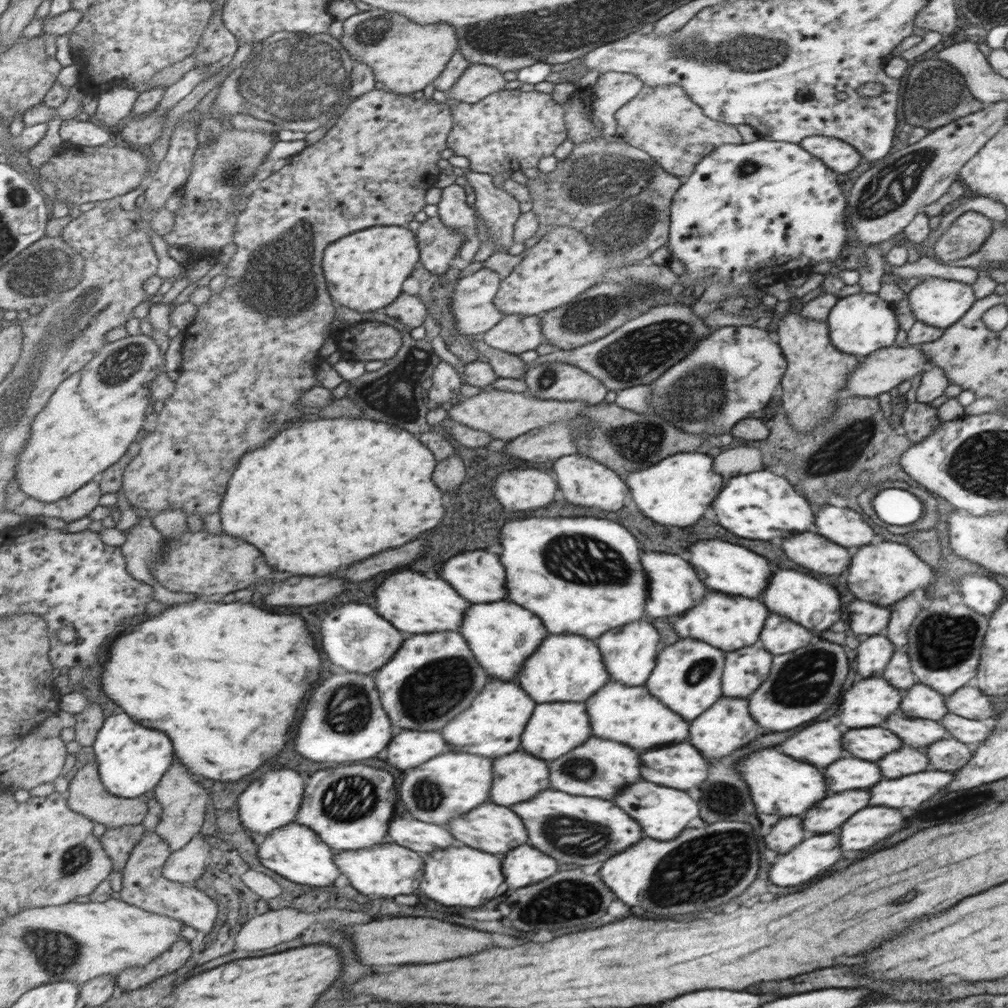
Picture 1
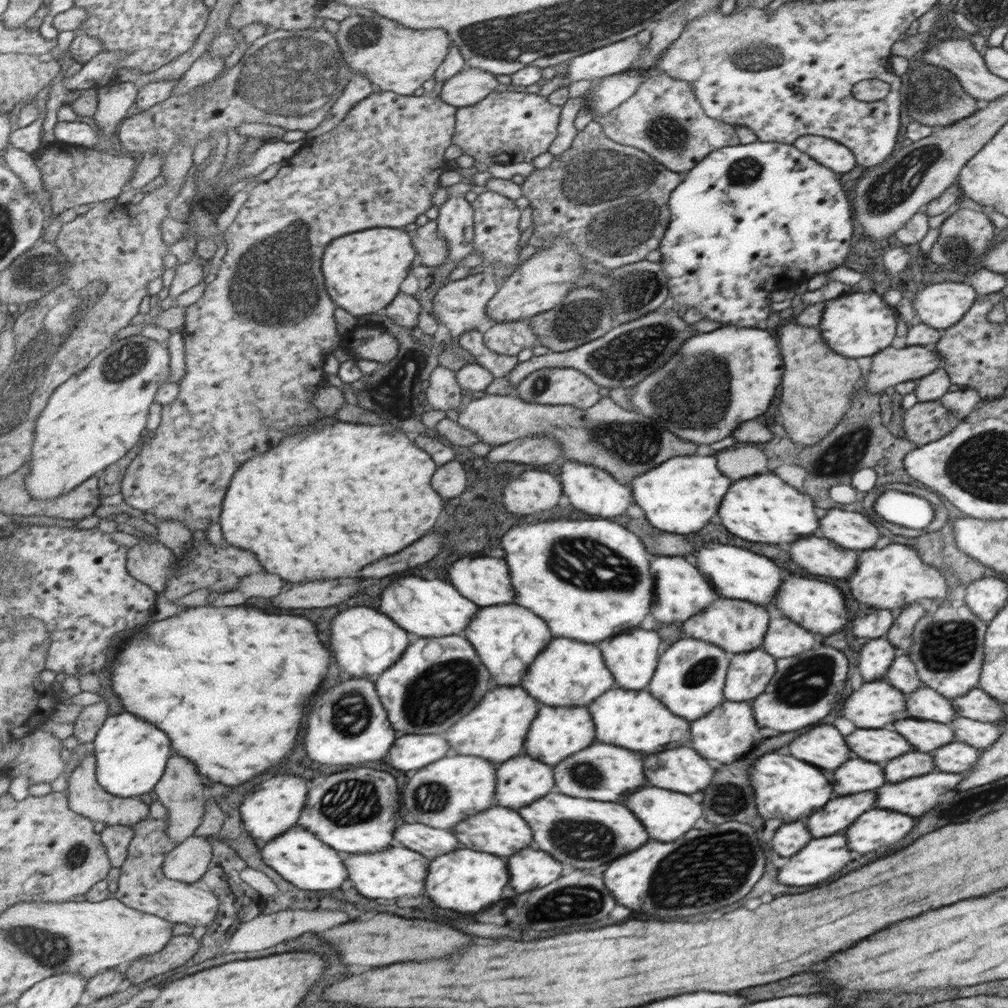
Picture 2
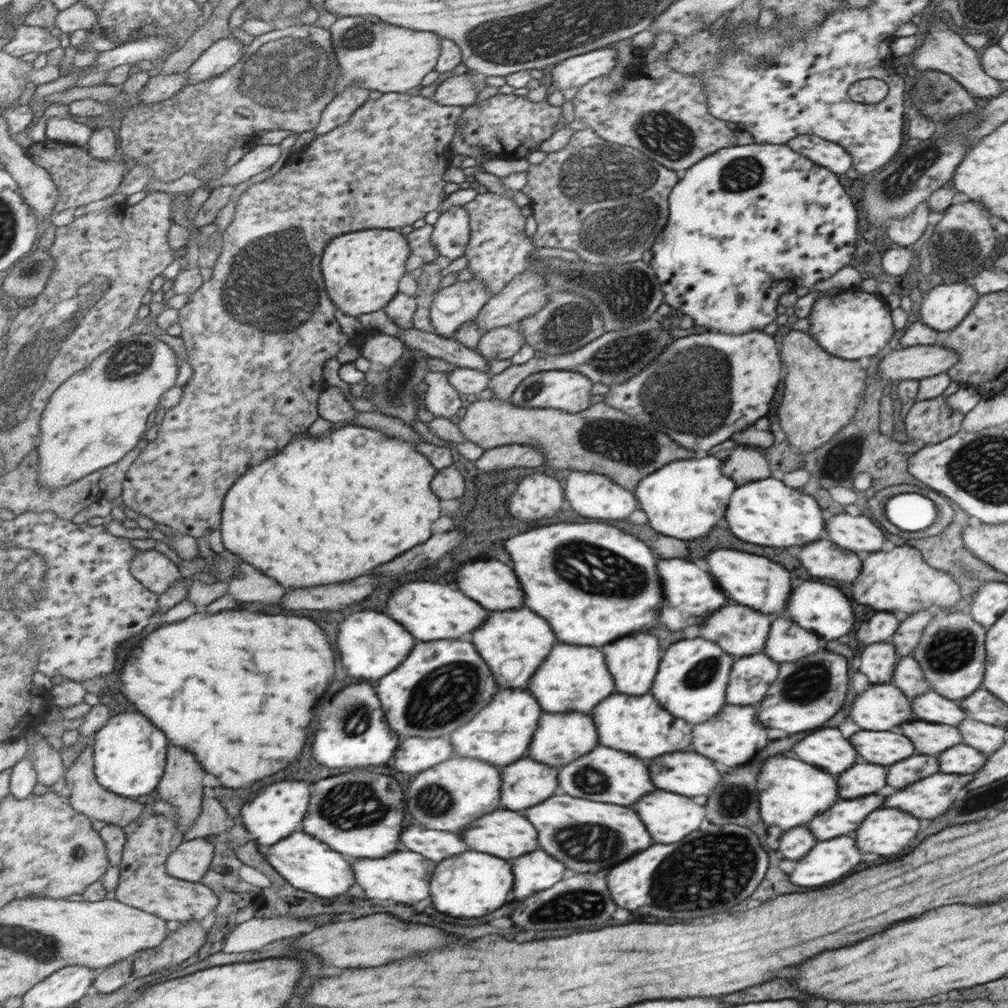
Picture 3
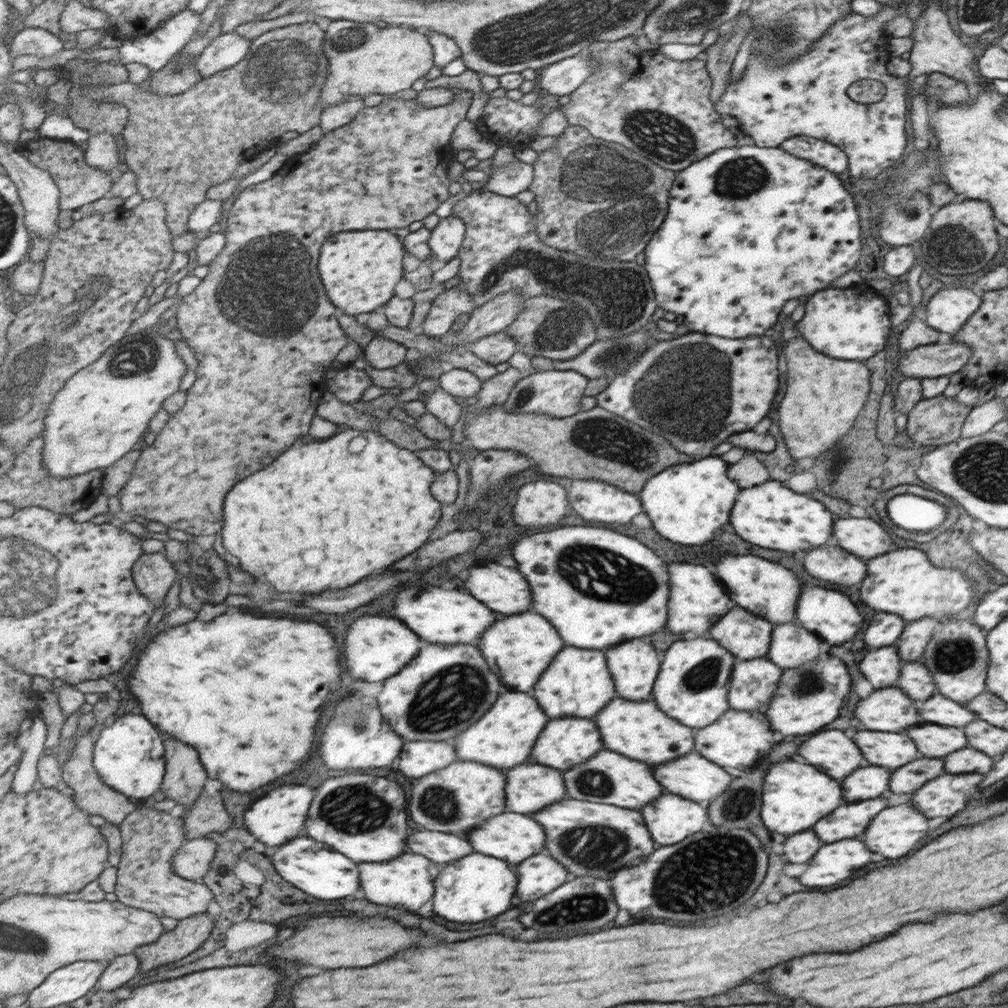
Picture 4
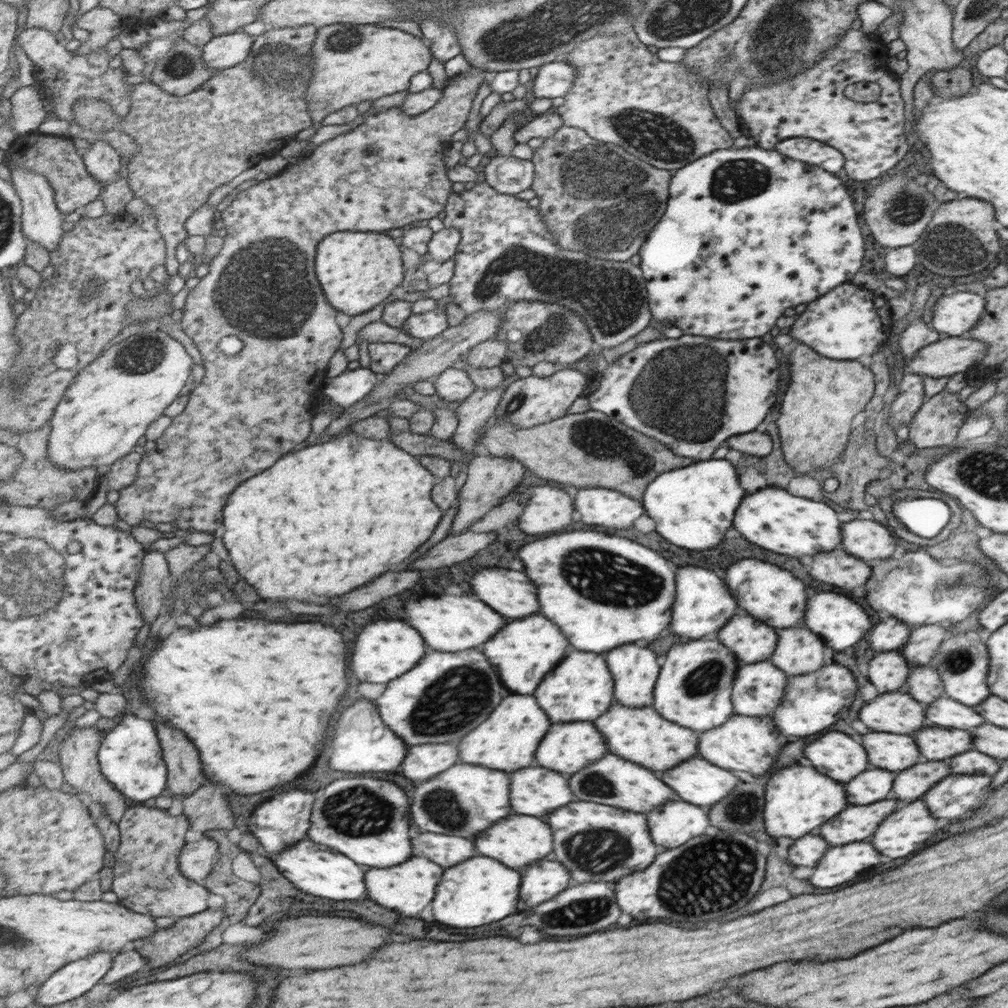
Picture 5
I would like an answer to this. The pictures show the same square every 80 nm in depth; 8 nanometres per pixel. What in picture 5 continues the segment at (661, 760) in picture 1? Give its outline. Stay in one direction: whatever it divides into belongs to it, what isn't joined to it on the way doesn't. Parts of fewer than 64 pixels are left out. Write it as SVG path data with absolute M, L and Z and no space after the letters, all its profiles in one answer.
M691 758L679 764L679 768L671 768L671 772L663 772L661 776L667 780L669 788L675 788L675 794L681 800L707 808L725 798L737 784L737 776L733 776L731 771L701 758Z

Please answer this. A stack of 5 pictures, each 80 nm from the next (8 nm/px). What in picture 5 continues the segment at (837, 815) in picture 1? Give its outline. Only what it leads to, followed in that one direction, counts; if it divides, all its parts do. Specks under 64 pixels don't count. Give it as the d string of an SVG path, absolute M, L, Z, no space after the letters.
M881 800L869 806L849 806L839 814L839 820L832 818L824 822L815 833L823 836L831 846L843 846L869 838L875 828L895 810L893 800Z

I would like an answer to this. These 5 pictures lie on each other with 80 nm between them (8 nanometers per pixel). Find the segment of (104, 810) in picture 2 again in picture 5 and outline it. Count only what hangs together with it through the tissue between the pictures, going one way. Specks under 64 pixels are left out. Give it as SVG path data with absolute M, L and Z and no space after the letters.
M74 727L60 743L58 760L62 764L66 782L73 786L74 791L83 795L87 801L98 802L109 812L109 816L120 823L127 808L127 800L117 787L106 779L98 757L104 733L94 727Z

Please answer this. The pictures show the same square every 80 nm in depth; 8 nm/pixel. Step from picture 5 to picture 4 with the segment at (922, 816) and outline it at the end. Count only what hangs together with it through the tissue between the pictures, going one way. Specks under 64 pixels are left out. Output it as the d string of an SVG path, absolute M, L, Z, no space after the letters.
M899 804L895 808L885 808L879 812L879 816L875 816L875 820L871 820L871 826L867 826L863 840L867 840L867 848L871 848L871 852L881 854L885 858L899 858L907 852L911 852L915 848L915 842L919 842L925 836L925 816L923 814L915 814L911 804Z

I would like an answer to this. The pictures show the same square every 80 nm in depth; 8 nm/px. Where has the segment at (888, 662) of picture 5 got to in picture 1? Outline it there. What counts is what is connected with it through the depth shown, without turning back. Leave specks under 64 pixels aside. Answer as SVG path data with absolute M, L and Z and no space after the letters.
M882 634L861 637L855 653L855 670L861 678L879 676L894 653L895 646Z

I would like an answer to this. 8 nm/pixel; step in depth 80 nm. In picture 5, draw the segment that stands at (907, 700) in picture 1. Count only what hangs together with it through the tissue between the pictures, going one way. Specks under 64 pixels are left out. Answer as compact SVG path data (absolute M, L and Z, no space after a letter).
M942 696L934 699L925 706L925 720L923 726L943 726L943 728L957 728L957 730L971 730L984 722L980 713L973 707Z

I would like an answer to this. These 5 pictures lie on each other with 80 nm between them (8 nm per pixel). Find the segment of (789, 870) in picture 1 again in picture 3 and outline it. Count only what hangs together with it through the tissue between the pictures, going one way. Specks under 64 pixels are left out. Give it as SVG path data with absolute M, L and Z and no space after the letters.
M837 836L835 840L823 840L811 848L811 852L805 856L805 860L799 860L795 870L791 872L791 884L799 886L825 886L827 882L835 882L841 876L849 874L857 864L861 862L861 852L855 848L853 838Z

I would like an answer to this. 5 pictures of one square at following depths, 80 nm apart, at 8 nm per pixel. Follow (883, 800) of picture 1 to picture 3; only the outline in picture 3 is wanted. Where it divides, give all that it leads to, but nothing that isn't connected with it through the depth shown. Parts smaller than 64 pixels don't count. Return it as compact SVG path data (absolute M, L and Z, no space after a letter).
M933 774L925 780L919 780L911 784L911 788L899 790L891 796L887 796L885 808L903 808L905 812L911 812L919 818L935 818L951 806L955 800L955 794L965 788L973 780L973 774Z

